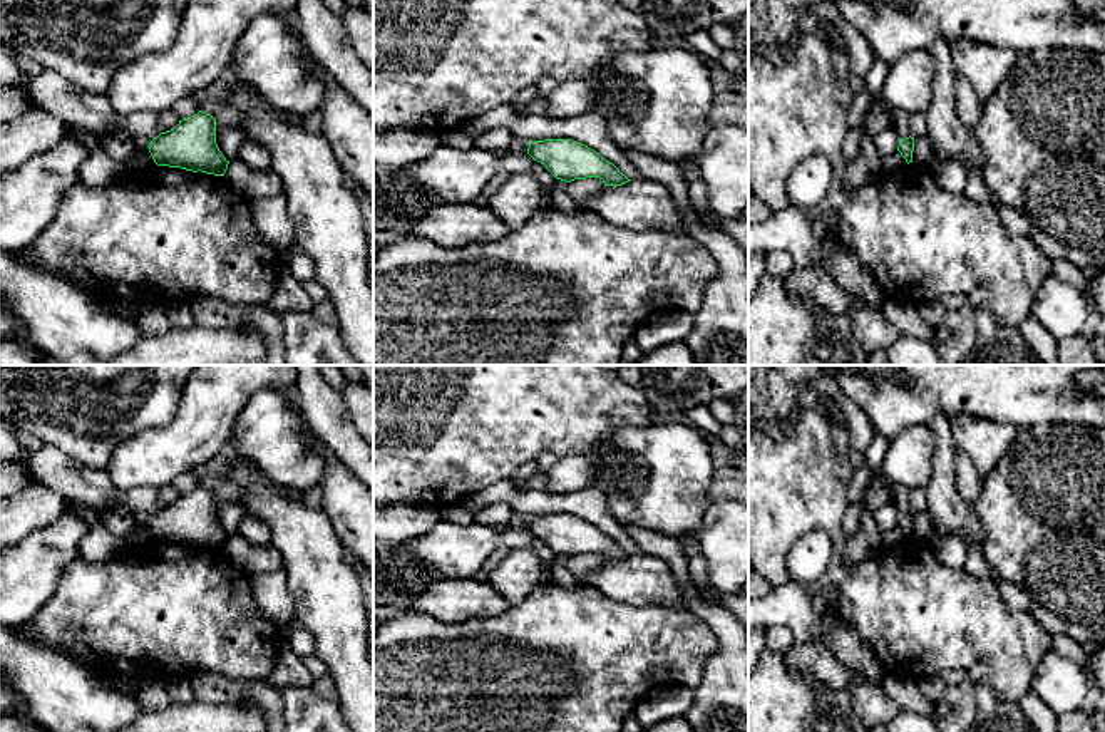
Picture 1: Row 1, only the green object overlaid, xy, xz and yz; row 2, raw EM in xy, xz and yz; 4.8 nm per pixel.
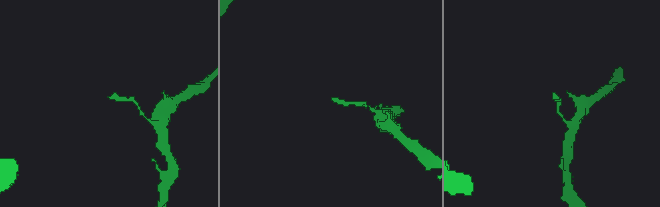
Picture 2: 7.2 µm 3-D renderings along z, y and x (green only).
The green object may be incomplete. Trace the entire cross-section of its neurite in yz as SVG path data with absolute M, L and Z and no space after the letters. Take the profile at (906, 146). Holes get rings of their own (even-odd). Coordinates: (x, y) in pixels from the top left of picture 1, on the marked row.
M896 109L891 114L892 127L899 137L897 151L906 159L906 162L912 162L912 151L914 151L914 137L909 134L909 112L902 109Z

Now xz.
M514 137L509 152L527 152L534 161L544 164L556 179L566 183L599 178L604 186L621 186L631 181L599 152L573 139L526 141Z

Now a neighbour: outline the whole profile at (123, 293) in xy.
M154 164L107 188L87 188L77 179L40 236L13 253L44 271L67 276L109 305L184 296L261 305L275 295L281 265L280 253L260 240L249 204L224 176L181 168Z

